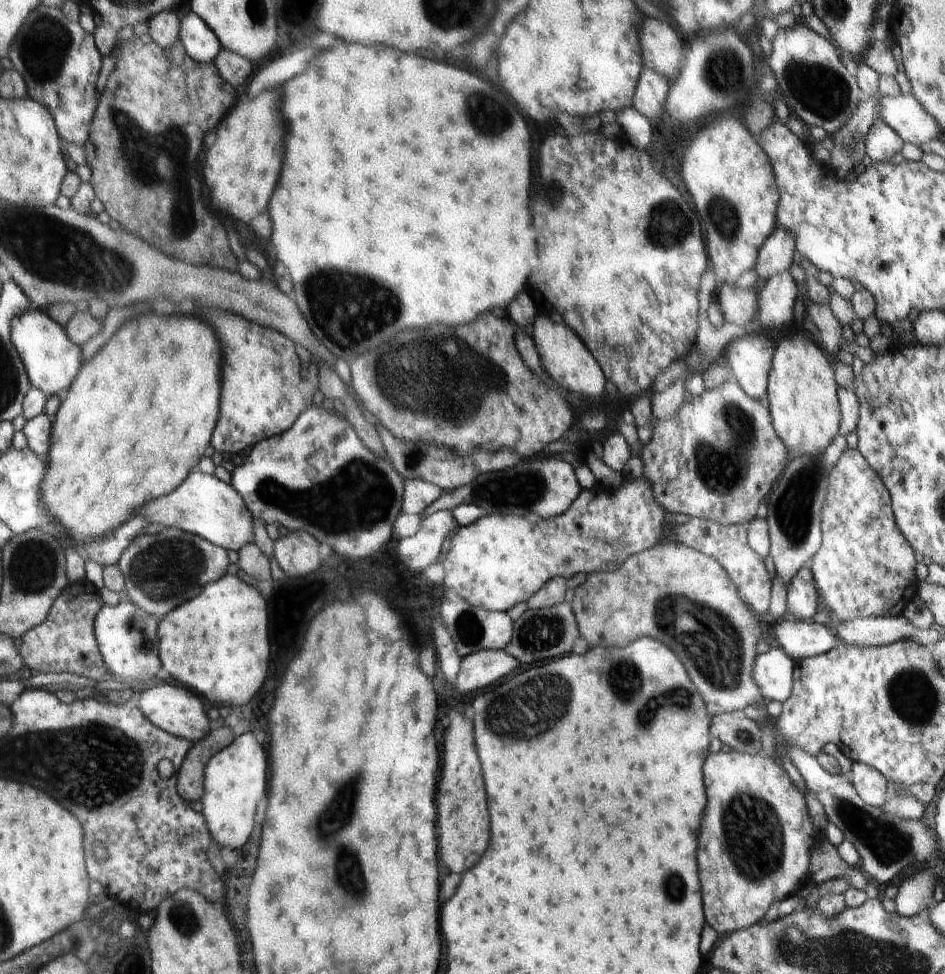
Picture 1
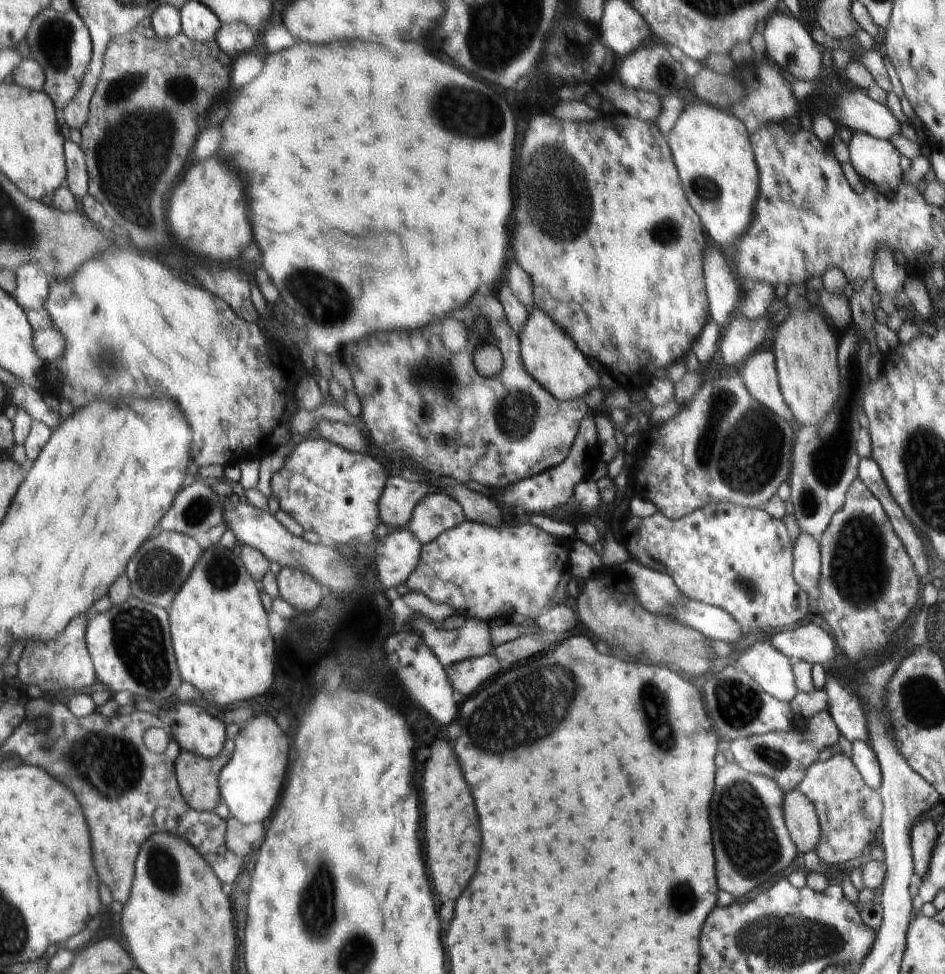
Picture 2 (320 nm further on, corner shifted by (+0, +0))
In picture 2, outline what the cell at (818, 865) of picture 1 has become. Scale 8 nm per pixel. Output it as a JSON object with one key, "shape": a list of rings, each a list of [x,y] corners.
{"shape":[[[798,788],[786,792],[783,804],[784,821],[797,851],[815,852],[821,838],[821,827],[814,806]]]}

